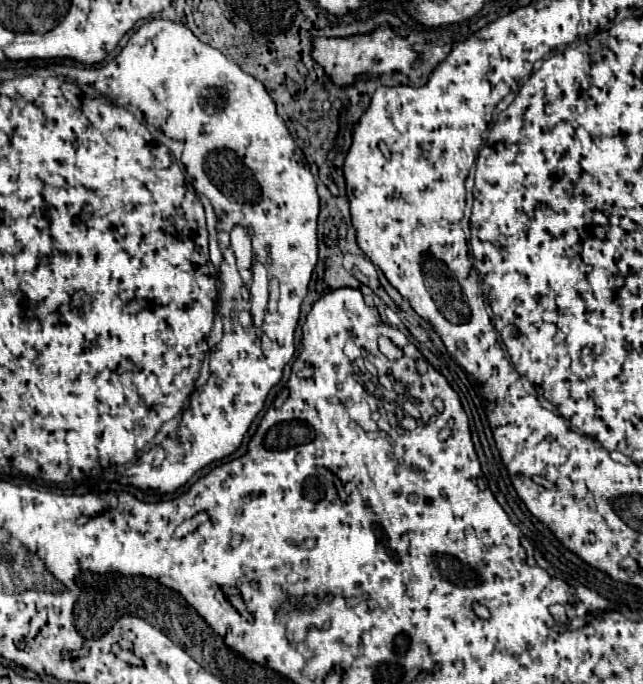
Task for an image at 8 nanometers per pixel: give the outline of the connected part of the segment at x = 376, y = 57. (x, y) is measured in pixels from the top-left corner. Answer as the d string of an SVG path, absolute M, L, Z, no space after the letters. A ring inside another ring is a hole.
M382 27L370 35L354 35L348 39L314 39L314 61L318 61L338 85L350 85L358 73L370 73L370 77L382 77L390 71L408 71L418 59L418 51L406 39L396 37L388 27Z

